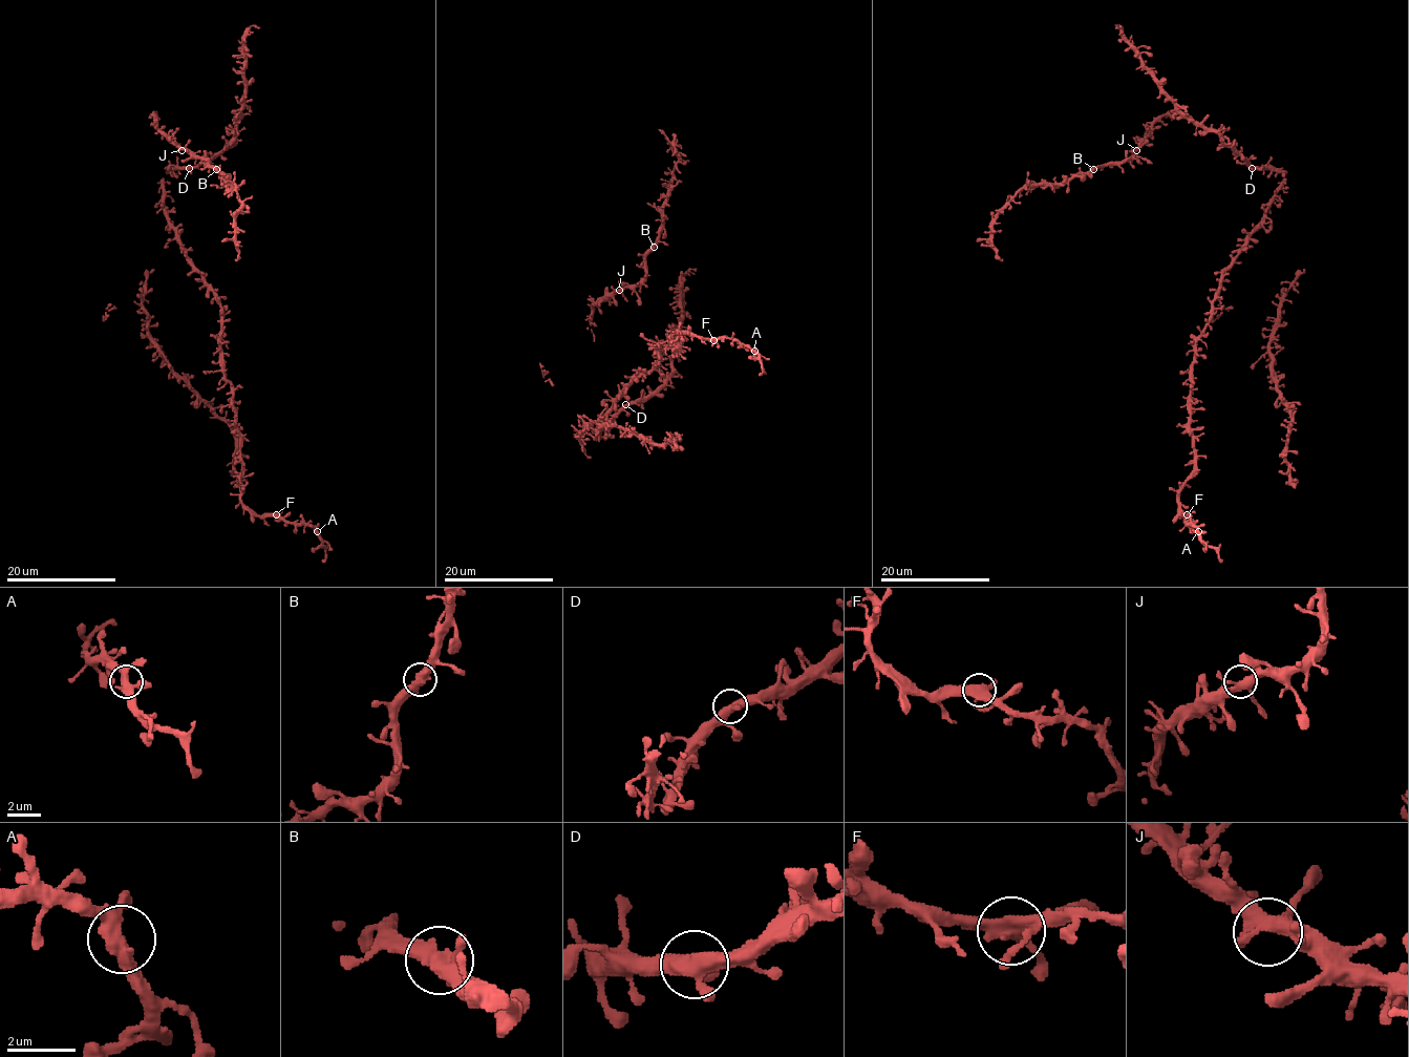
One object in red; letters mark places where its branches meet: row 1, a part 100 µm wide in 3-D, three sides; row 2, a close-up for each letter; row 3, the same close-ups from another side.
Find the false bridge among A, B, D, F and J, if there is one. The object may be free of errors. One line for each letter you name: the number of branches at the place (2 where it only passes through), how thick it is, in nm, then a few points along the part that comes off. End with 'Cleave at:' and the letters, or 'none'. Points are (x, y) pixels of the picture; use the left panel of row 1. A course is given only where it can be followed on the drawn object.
Cleave at: none

